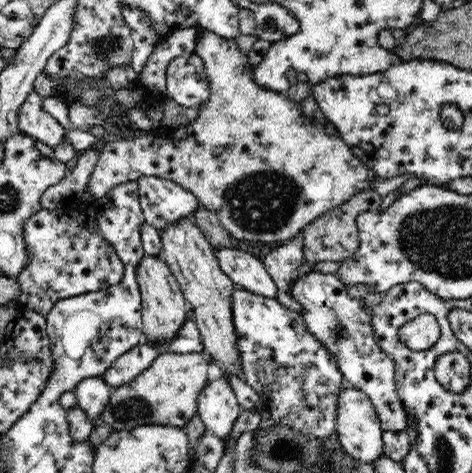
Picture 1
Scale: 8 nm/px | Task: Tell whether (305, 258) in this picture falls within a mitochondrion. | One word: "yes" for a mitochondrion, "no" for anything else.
no

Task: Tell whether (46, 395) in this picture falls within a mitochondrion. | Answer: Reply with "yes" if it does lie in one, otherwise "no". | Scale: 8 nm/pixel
no

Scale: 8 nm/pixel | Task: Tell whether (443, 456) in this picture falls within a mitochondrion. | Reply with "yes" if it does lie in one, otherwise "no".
yes

